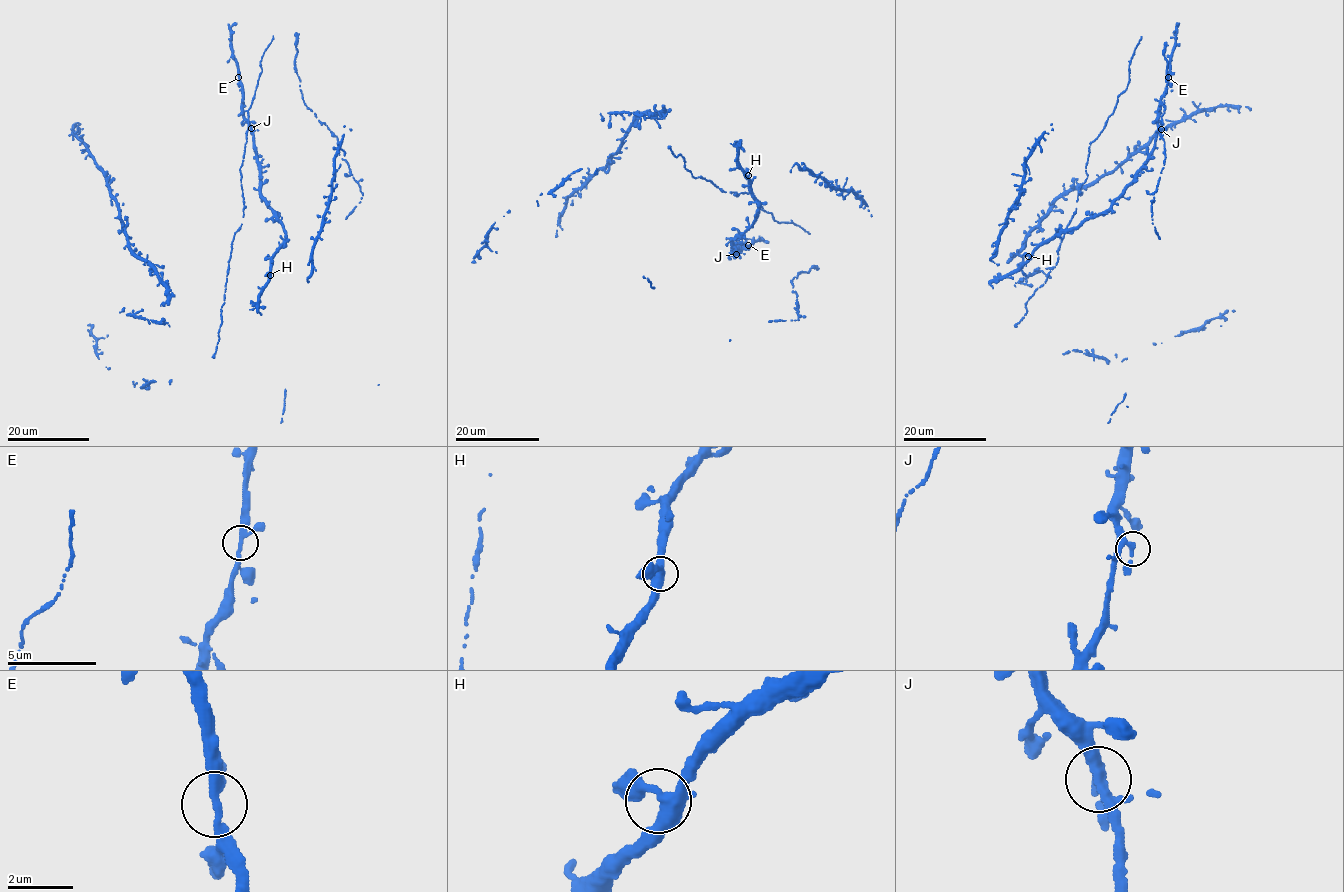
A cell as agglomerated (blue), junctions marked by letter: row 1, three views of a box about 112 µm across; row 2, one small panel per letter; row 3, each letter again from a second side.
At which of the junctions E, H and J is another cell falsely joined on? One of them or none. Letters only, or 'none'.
none

